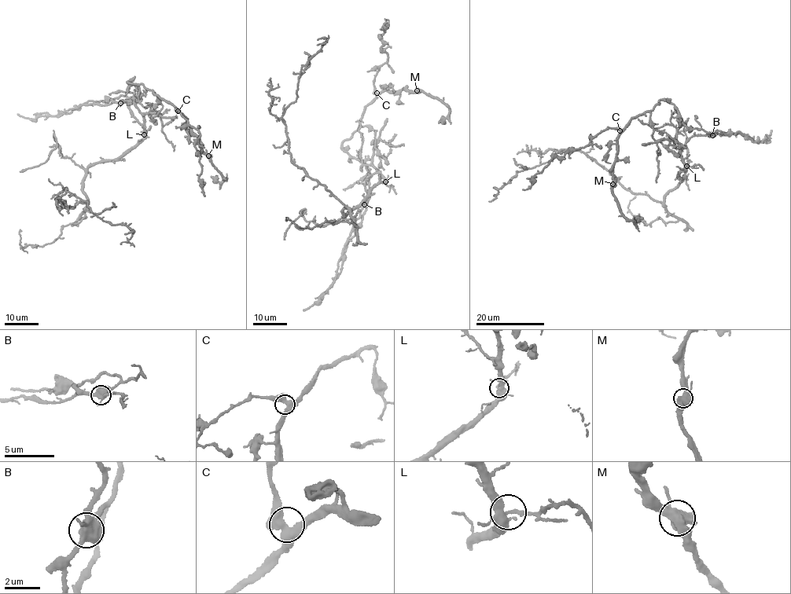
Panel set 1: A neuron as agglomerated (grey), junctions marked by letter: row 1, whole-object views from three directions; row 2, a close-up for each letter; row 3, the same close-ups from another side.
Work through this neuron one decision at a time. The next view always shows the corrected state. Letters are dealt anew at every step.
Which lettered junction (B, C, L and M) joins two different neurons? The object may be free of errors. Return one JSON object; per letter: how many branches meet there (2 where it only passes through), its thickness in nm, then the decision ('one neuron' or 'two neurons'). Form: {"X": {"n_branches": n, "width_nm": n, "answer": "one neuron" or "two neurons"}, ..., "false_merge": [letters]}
{"B": {"n_branches": 5, "width_nm": 550, "answer": "two neurons"}, "C": {"n_branches": 4, "width_nm": 440, "answer": "one neuron"}, "L": {"n_branches": 5, "width_nm": 400, "answer": "one neuron"}, "M": {"n_branches": 5, "width_nm": 550, "answer": "one neuron"}, "false_merge": ["B"]}

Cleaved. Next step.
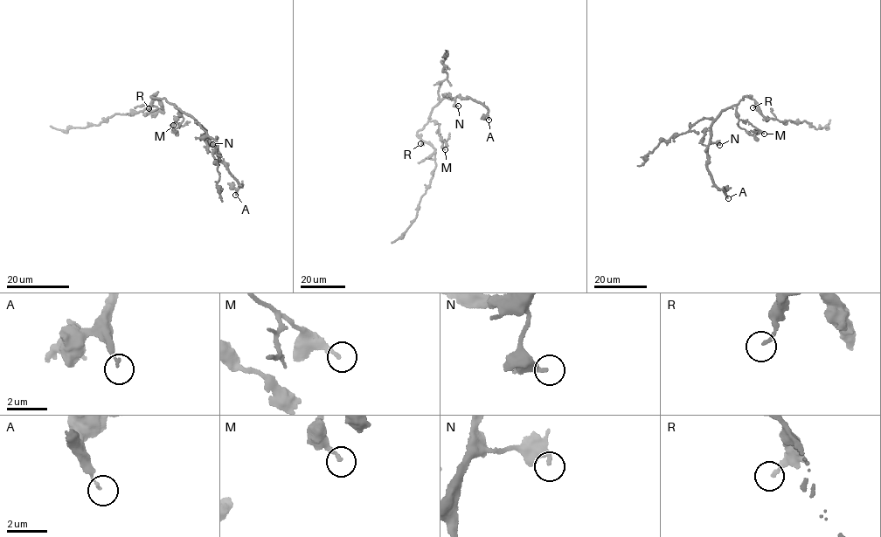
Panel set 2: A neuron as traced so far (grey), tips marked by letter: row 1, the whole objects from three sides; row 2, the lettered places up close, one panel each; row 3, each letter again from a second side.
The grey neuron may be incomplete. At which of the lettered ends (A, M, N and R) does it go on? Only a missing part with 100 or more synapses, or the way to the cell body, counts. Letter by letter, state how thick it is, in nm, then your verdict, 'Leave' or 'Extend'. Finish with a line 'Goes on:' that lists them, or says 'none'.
A: Thickness 120 nm. Extend
M: Thickness 200 nm. Leave
N: Thickness 280 nm. Leave
R: Thickness 160 nm. Leave
Goes on: A

